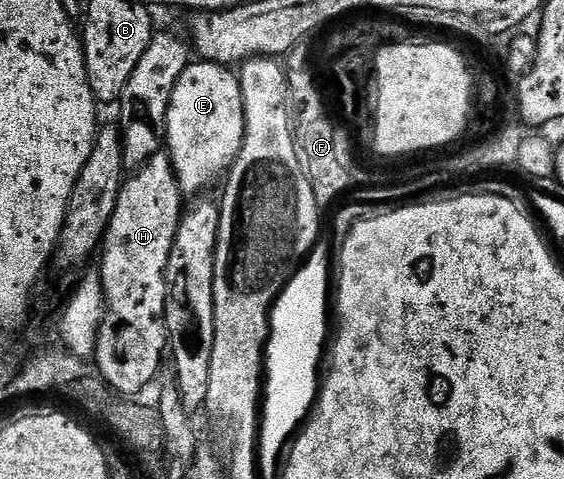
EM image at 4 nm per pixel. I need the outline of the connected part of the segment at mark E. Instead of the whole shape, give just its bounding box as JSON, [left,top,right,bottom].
[165,62,245,196]

